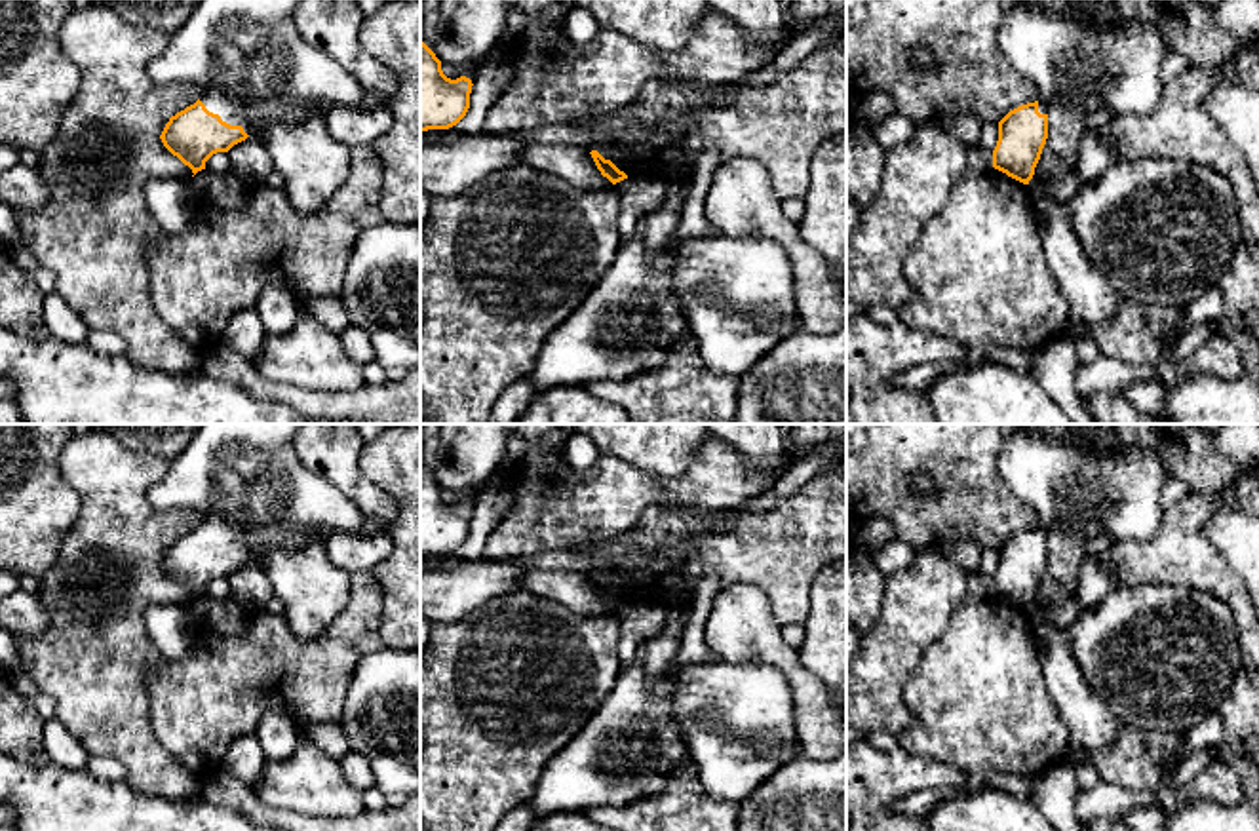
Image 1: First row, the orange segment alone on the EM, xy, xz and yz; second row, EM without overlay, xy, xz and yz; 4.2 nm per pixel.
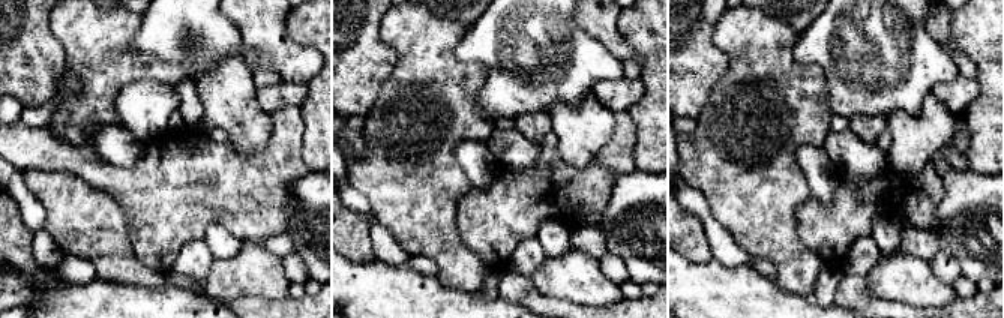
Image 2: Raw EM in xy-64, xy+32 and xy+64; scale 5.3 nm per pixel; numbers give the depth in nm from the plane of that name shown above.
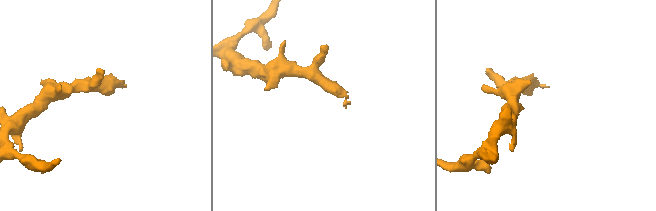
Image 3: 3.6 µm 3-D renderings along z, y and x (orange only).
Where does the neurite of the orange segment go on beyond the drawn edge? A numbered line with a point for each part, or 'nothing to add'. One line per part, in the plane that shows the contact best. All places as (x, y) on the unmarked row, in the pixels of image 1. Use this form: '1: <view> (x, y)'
1: xy (253, 495)

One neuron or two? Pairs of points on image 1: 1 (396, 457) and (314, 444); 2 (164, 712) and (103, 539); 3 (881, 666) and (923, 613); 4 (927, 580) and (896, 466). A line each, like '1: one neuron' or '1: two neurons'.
1: two neurons
2: two neurons
3: one neuron
4: two neurons

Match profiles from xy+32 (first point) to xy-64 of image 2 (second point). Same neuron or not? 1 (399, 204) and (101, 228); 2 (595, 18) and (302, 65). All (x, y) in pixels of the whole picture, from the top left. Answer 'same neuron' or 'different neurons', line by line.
1: same neuron
2: same neuron

